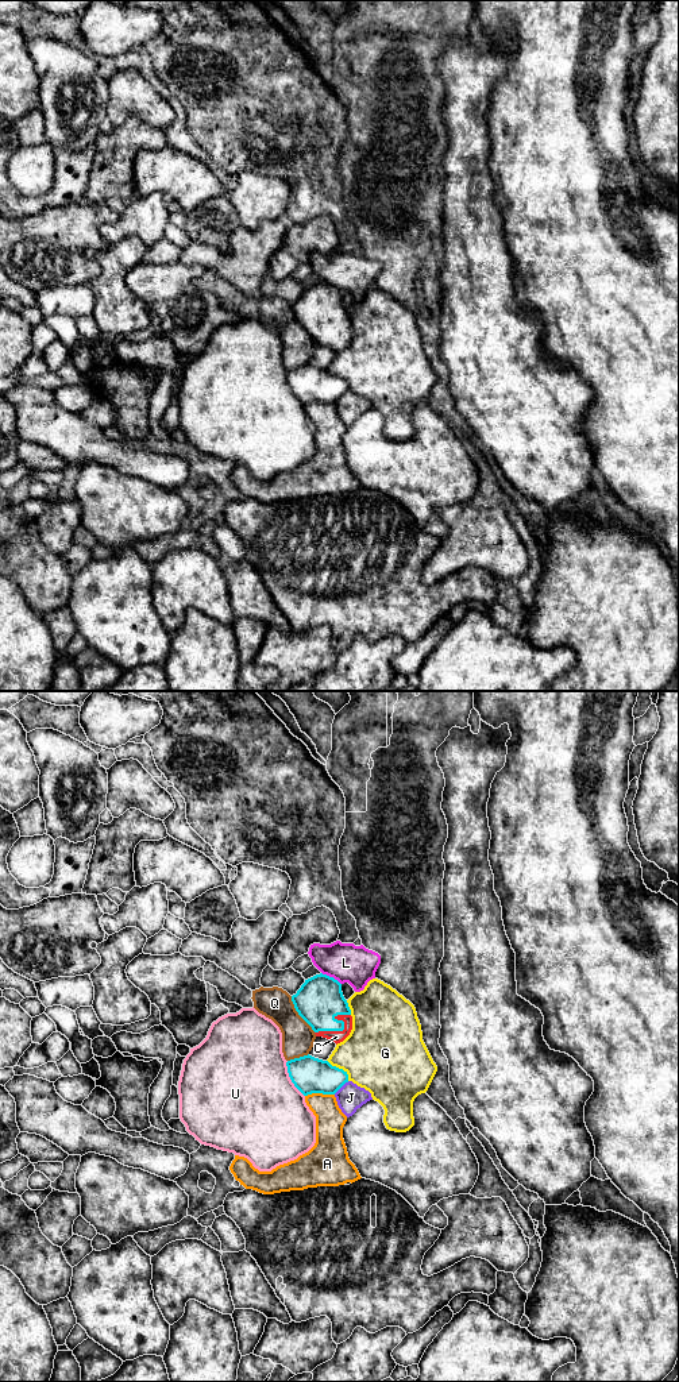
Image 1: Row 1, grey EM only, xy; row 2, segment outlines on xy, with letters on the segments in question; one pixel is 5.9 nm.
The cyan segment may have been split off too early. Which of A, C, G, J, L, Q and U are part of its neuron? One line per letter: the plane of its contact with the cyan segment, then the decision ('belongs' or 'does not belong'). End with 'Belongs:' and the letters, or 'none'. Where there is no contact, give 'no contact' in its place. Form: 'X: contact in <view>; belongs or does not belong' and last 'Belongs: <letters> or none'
A: contact in xy; does not belong
C: contact in xy; belongs
G: contact in xy; does not belong
J: contact in xy; does not belong
L: contact in xy; does not belong
Q: contact in xy; does not belong
U: contact in xy; does not belong
Belongs: C

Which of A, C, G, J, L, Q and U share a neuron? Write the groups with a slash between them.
A / C / G / J / L / Q / U

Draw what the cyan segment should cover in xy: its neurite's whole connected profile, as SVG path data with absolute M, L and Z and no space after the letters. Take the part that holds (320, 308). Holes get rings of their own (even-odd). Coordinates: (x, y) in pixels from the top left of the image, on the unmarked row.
M316 283L292 305L298 324L312 336L316 346L343 351L352 339L352 325L342 301L342 293L327 283Z

